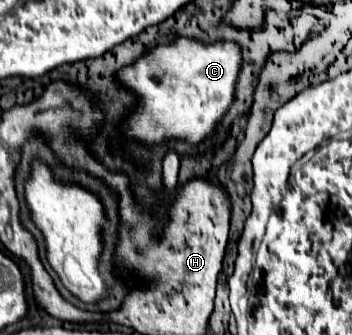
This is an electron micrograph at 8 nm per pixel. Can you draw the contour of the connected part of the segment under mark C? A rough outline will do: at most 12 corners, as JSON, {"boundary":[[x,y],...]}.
{"boundary":[[175,39],[117,79],[123,133],[197,145],[235,95],[235,43]]}

